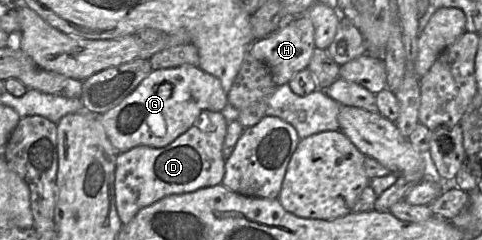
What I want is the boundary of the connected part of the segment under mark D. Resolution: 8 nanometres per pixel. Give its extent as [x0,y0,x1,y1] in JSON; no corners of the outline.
[114,110,228,224]

